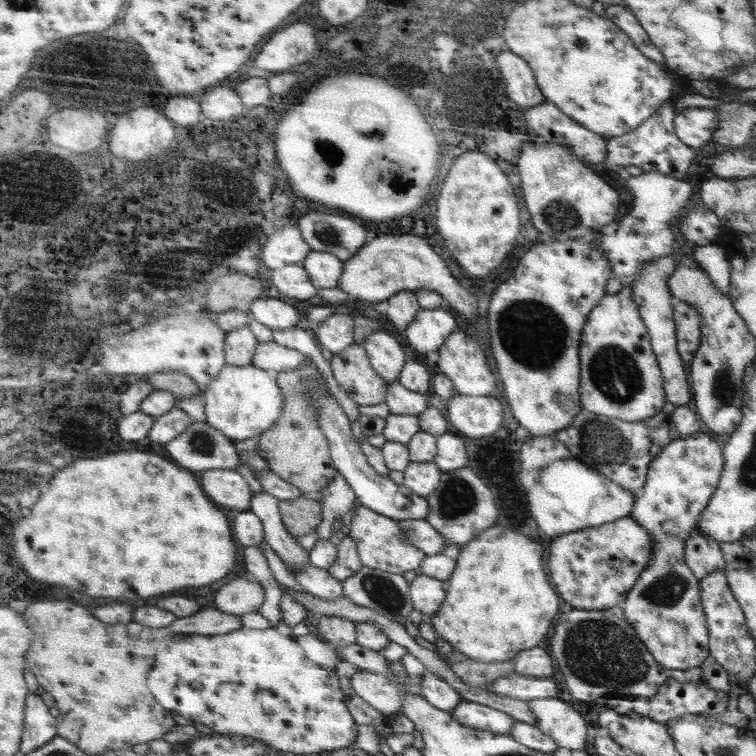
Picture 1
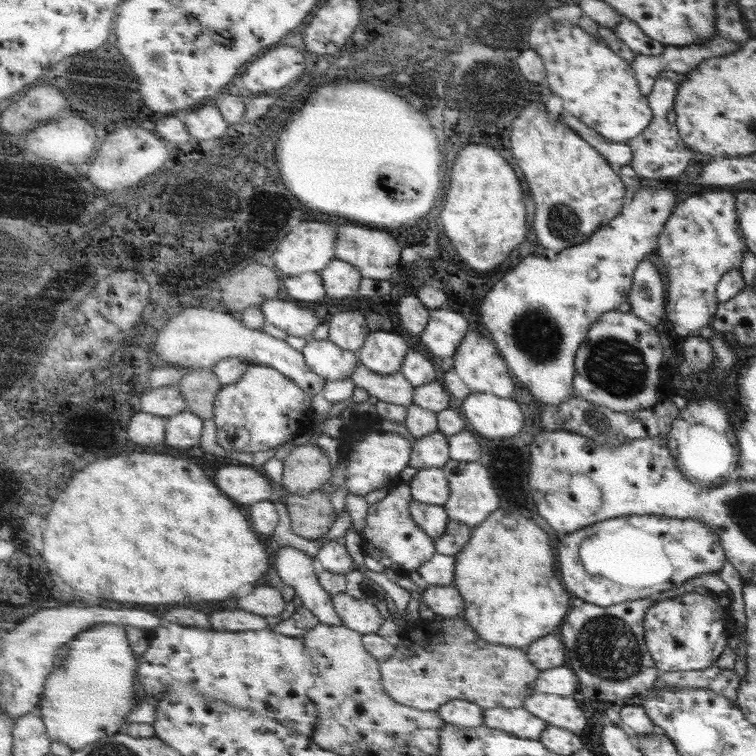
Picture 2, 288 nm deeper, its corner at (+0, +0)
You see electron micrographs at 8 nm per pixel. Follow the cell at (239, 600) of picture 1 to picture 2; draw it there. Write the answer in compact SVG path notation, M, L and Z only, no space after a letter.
M273 584L255 586L237 600L239 600L239 610L247 610L259 616L279 616L285 610L285 600L281 596L281 590Z

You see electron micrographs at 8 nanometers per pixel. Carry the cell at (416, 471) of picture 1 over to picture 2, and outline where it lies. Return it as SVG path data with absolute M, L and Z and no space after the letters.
M441 468L417 470L407 486L411 488L411 496L423 504L445 506L449 498L449 484Z

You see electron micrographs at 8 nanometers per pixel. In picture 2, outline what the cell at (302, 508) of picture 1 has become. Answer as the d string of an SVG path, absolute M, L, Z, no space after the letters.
M315 490L309 496L283 494L285 508L291 518L291 528L299 538L321 538L337 520L335 504L323 490Z

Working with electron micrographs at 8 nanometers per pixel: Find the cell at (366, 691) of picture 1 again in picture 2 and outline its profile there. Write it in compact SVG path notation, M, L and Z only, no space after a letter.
M443 618L441 622L427 622L427 620L417 620L411 624L411 628L403 628L401 632L401 644L397 646L397 652L393 658L381 664L381 674L383 674L383 690L395 698L403 706L411 706L415 710L423 712L435 712L439 706L445 706L453 698L473 702L479 708L521 708L523 700L533 694L531 684L537 678L537 668L527 660L525 650L509 648L509 646L499 646L499 644L489 644L461 620L461 618Z

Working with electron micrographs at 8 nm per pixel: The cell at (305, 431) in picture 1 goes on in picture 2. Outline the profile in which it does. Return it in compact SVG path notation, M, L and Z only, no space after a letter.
M311 442L291 450L291 454L283 458L283 462L285 482L281 486L285 494L309 496L311 492L321 490L333 478L331 456L327 456L321 446Z

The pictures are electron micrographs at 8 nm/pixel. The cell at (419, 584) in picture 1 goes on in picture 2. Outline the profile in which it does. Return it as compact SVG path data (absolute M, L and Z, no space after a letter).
M427 586L421 592L421 606L431 610L435 616L459 618L463 614L463 602L455 586Z

